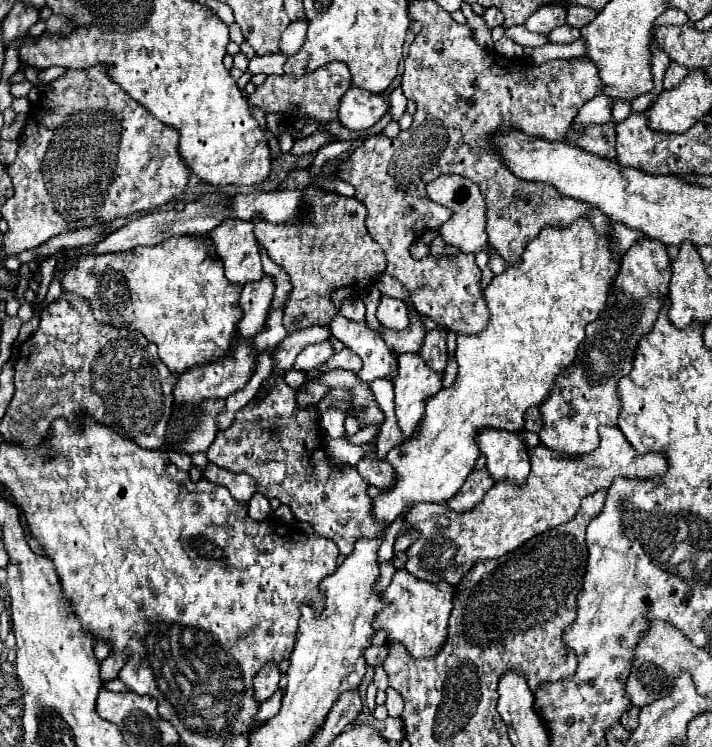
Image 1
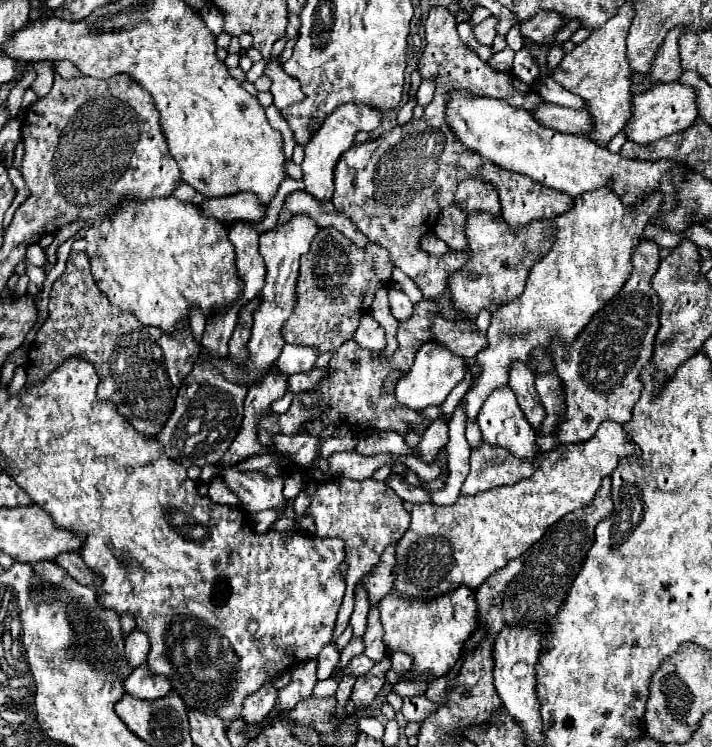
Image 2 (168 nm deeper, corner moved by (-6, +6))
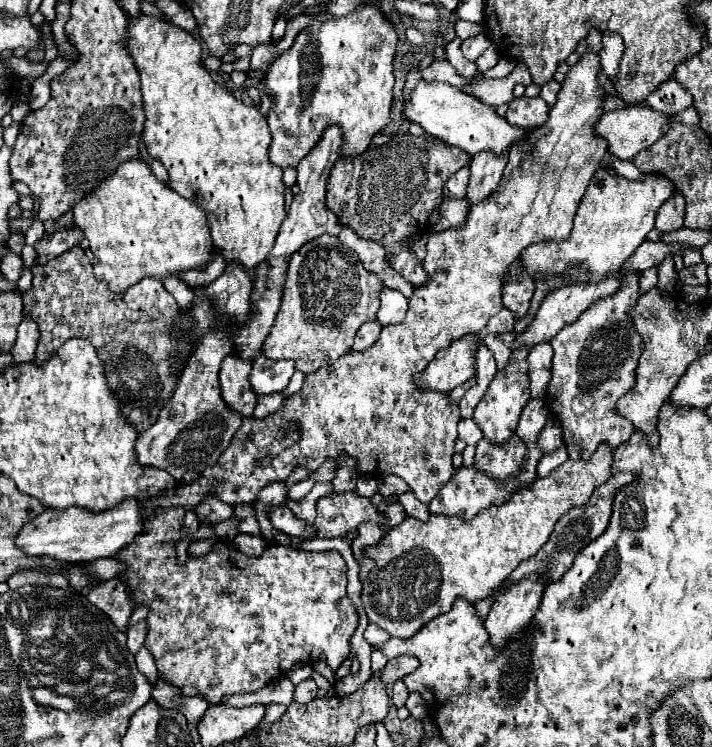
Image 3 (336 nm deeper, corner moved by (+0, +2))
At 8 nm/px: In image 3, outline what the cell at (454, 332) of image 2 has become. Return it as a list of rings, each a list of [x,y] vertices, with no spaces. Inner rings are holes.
[[[612,277],[610,281],[600,281],[598,285],[570,285],[566,289],[556,289],[552,293],[548,293],[536,313],[536,317],[532,319],[532,323],[526,327],[524,333],[516,335],[514,331],[508,331],[508,333],[502,333],[500,339],[504,341],[506,347],[510,349],[520,349],[520,347],[534,347],[536,343],[544,343],[544,341],[550,341],[554,337],[554,333],[558,333],[558,329],[562,329],[562,325],[570,323],[570,321],[576,321],[578,319],[578,313],[582,313],[584,309],[588,309],[594,301],[598,301],[598,297],[608,297],[610,293],[614,293],[614,289],[618,289],[620,285],[620,279]]]

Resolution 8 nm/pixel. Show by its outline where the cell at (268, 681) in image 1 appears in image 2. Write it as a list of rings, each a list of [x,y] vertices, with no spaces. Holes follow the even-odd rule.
[[[266,683],[264,689],[252,693],[250,697],[244,699],[244,705],[242,705],[242,713],[240,713],[240,719],[248,725],[254,725],[254,723],[262,723],[264,717],[272,711],[274,703],[276,703],[276,687],[272,683]]]

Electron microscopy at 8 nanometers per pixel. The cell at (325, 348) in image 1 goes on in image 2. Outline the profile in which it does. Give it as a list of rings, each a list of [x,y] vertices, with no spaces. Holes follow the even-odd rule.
[[[284,345],[282,349],[282,355],[276,359],[274,367],[270,371],[276,371],[276,373],[284,373],[286,377],[288,375],[294,375],[294,373],[304,373],[304,371],[310,371],[316,363],[316,355],[318,351],[312,349],[312,347],[302,347],[302,345]]]

